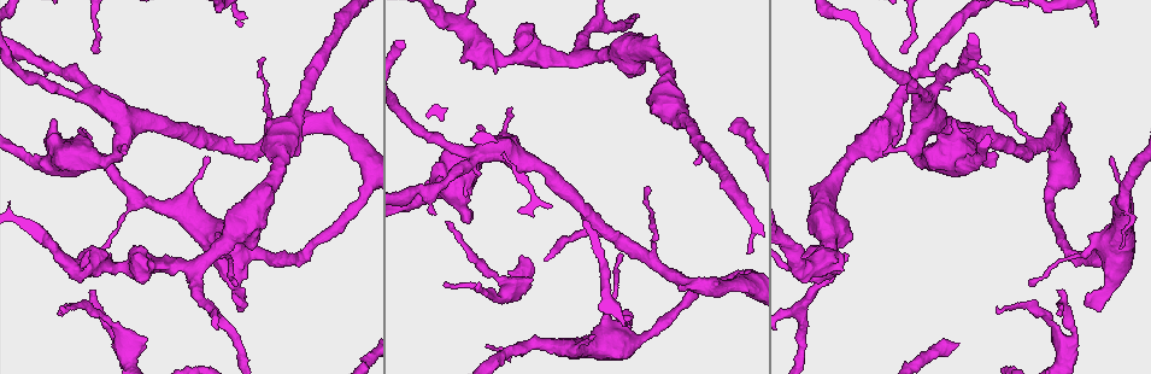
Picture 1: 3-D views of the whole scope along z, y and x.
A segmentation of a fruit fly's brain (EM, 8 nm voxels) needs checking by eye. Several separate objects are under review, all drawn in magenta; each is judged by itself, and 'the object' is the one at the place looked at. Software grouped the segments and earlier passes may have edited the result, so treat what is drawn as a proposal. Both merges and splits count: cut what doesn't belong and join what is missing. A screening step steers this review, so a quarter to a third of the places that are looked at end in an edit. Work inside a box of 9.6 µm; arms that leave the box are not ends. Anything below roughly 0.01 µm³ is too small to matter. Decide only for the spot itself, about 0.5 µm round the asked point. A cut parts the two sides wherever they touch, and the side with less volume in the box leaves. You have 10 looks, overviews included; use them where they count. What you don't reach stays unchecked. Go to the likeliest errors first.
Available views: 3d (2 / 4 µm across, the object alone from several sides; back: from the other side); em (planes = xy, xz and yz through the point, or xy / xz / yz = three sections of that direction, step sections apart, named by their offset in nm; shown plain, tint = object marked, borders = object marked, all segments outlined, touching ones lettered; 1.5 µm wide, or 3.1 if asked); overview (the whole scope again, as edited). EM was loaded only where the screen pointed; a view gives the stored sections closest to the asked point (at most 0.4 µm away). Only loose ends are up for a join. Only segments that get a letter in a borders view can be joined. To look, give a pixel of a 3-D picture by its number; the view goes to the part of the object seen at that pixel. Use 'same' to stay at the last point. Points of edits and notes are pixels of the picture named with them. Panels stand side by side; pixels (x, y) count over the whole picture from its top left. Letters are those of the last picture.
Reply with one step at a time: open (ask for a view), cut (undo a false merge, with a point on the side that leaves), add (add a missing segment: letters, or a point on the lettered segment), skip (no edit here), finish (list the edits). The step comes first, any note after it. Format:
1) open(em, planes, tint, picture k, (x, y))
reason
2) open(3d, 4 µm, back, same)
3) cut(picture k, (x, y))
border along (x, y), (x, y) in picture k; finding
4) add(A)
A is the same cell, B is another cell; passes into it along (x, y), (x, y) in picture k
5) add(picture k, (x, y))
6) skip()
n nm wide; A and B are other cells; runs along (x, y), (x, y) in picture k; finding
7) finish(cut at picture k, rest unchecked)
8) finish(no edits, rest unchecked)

open(em, xz, step 4, tint, picture 1, (77, 131))
branch stops here

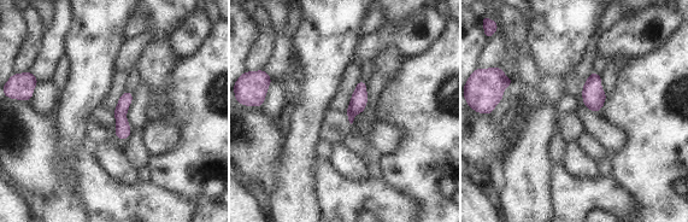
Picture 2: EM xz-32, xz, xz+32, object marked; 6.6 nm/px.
open(em, planes, borders, same)
cut it another way

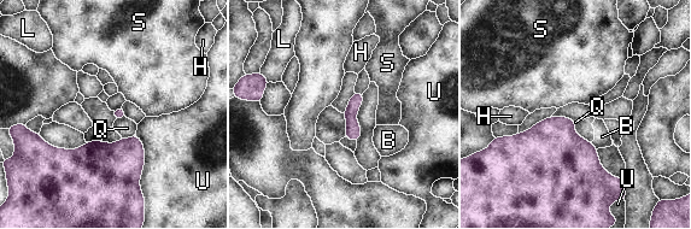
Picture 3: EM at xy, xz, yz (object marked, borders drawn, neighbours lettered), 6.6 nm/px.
skip()
B, H, L, Q, S and U are other cells; runs along (357, 95), (352, 107), (353, 138) in picture 3; no lettered segment goes on from it

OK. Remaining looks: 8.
open(em, yz, step 4, tint, picture 1, (123, 155))
an open end

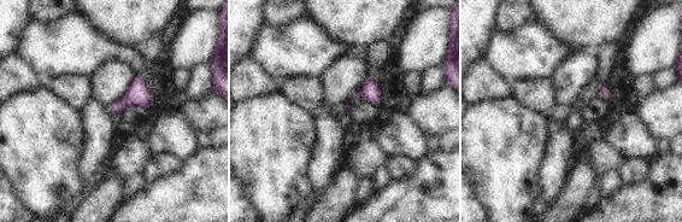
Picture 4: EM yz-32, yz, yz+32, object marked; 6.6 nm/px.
open(em, planes, tint, same)

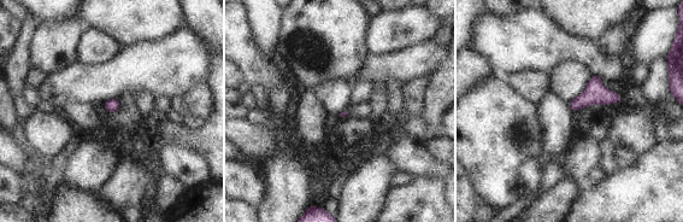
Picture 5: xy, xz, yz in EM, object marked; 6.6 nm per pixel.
open(em, planes, borders, same)
see the neighbours

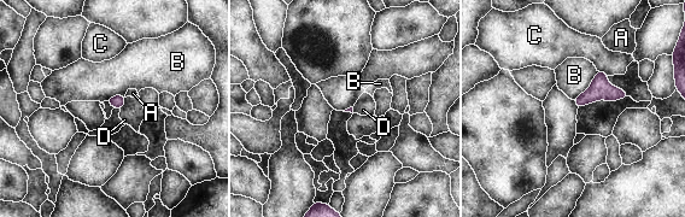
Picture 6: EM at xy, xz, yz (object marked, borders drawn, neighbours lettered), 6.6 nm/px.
skip()
A, B, C and D are other cells; border along (126, 98), (126, 103), (121, 109) in picture 6; none of them fits

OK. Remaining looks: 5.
open(3d, 2 µm, picture 1, (798, 269))
three-way junction

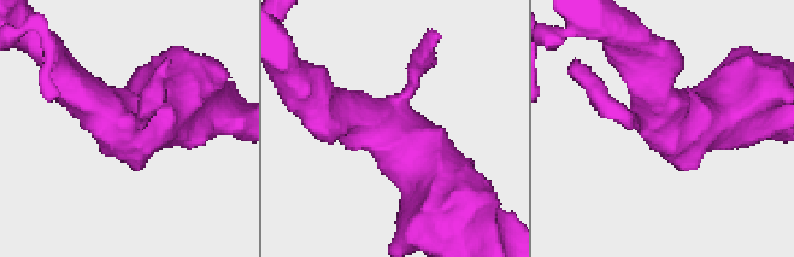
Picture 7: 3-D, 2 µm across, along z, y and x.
open(em, xy, step 8, tint, picture 7, (113, 122))
3 arms; need the tissue

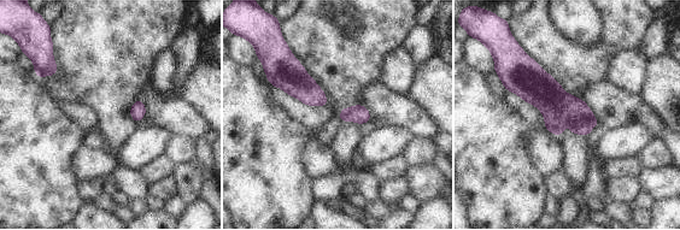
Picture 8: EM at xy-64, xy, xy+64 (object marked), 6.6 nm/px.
open(em, yz, step 8, borders, same)
another direction

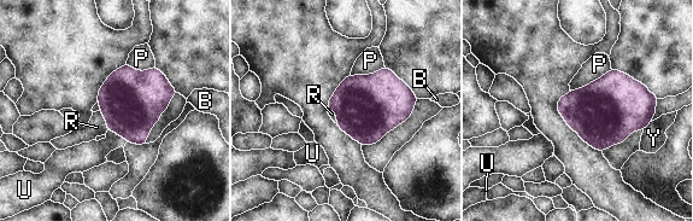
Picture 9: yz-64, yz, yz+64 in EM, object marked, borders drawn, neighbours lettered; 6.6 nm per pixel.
skip()
420 nm wide; B, P, R, U and Y are other cells; border along (107, 129), (128, 141) in picture 9; continuous, no second cell

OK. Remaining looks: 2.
finish(no edits, rest unchecked)

